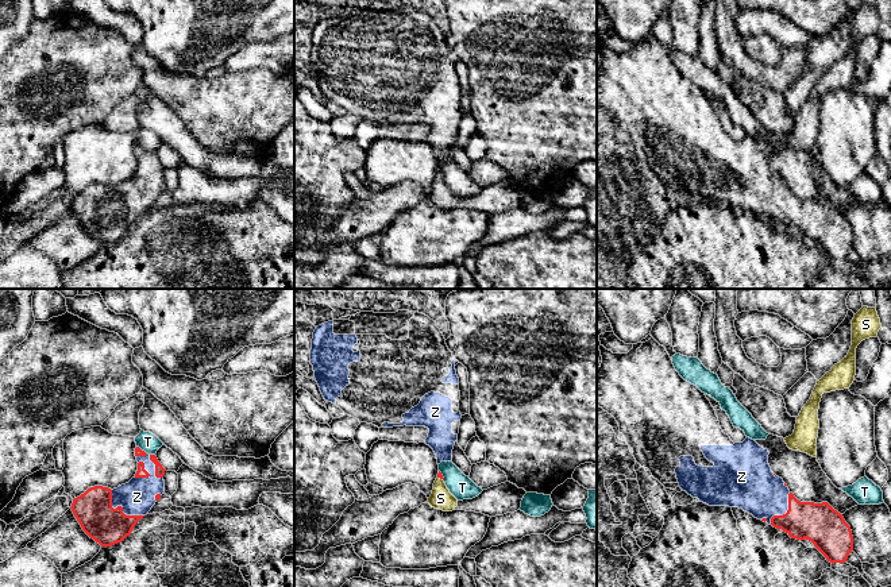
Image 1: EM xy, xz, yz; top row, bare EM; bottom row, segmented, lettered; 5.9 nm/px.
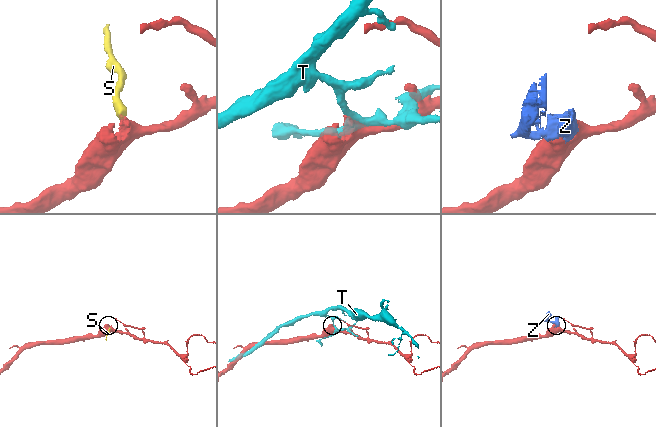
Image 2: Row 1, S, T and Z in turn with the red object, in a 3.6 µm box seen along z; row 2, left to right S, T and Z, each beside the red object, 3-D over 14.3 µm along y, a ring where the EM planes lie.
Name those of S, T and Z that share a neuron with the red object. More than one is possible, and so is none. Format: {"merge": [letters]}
{"merge": ["S", "Z"]}

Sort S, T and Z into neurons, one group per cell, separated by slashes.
S Z / T

